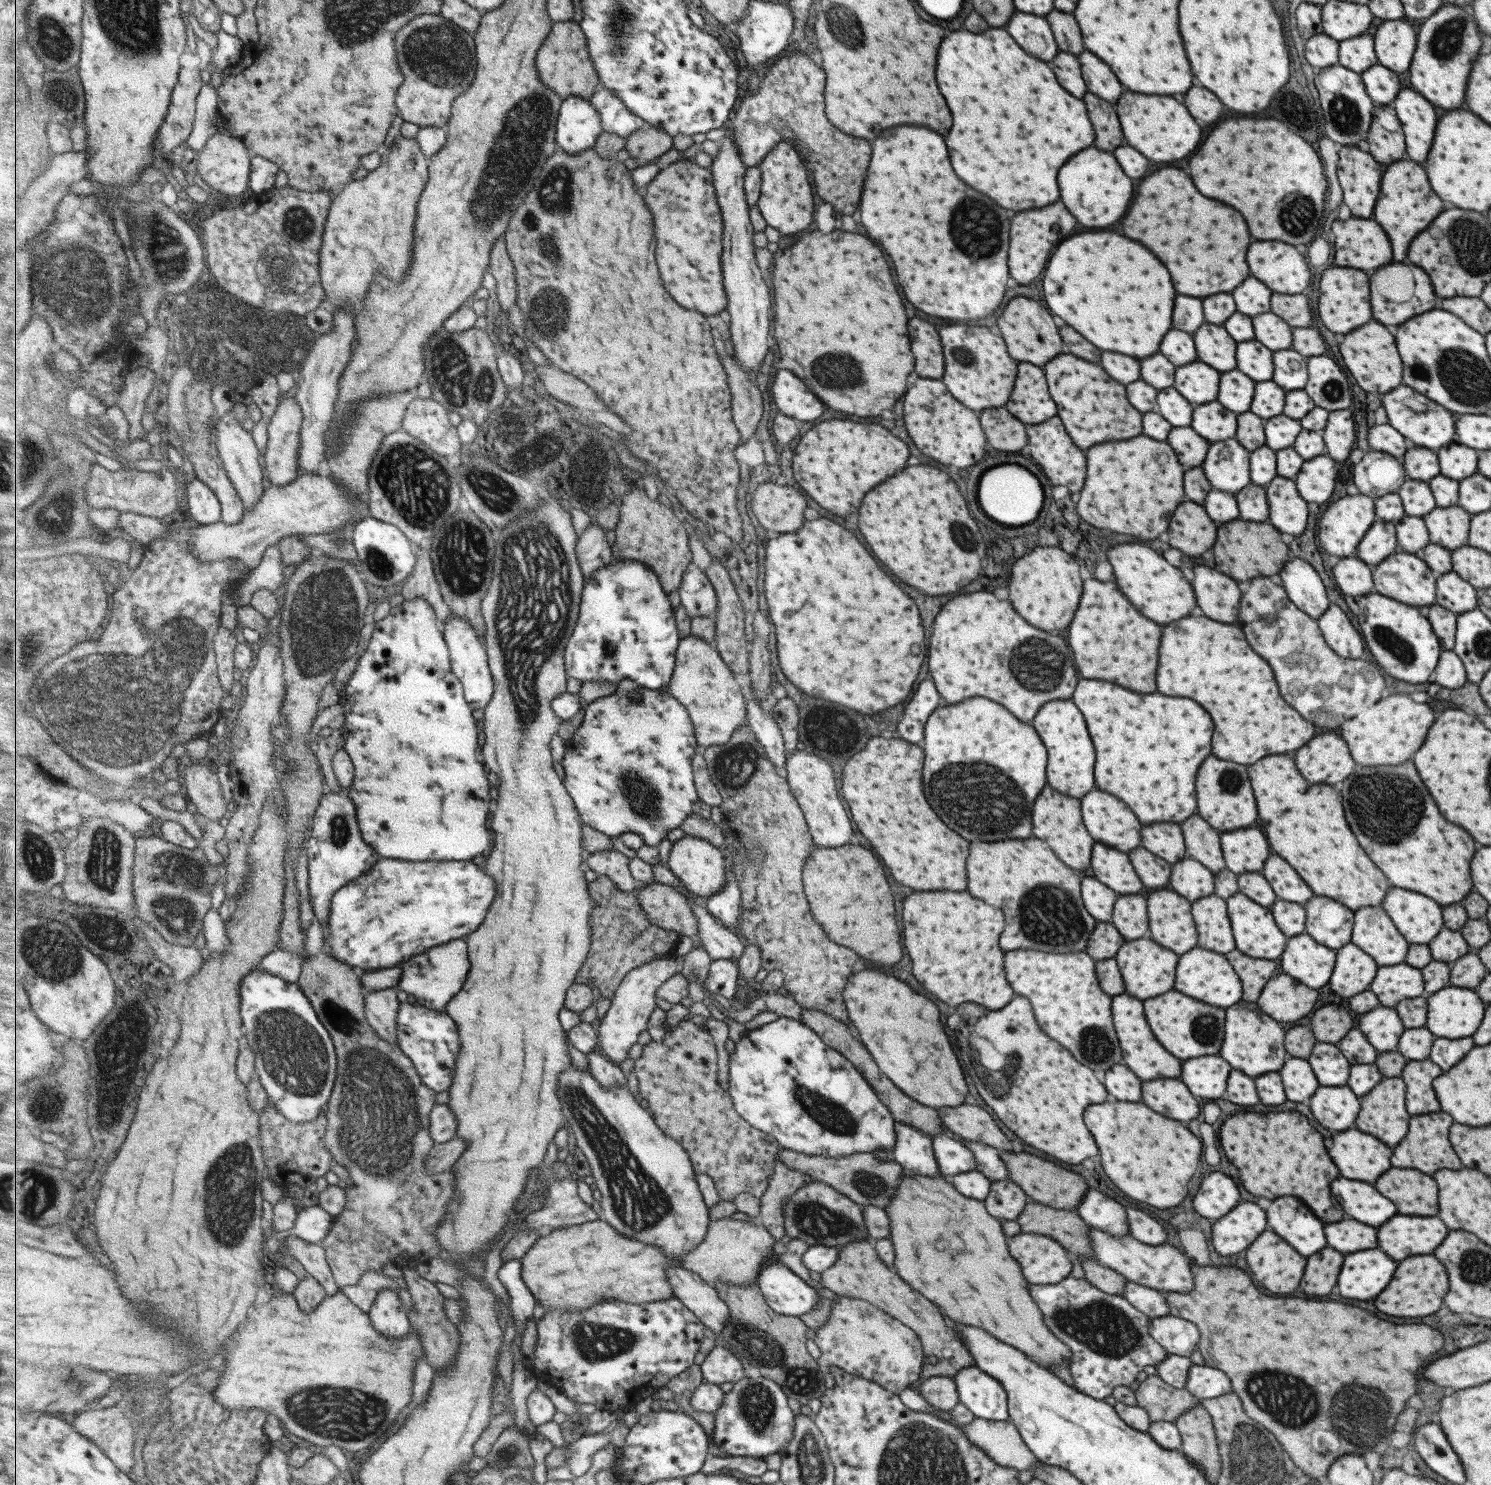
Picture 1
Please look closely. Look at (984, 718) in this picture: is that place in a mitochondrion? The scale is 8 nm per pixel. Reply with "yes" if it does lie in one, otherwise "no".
no

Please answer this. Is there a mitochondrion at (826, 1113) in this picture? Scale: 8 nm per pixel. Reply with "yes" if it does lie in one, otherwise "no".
yes

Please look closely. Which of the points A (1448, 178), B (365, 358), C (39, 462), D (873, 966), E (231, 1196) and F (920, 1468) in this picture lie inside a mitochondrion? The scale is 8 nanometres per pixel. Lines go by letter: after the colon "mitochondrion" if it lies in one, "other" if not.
A: other
B: other
C: mitochondrion
D: other
E: mitochondrion
F: mitochondrion

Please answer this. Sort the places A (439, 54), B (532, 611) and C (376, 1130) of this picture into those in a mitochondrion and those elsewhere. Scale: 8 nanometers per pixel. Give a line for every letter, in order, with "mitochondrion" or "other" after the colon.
A: mitochondrion
B: mitochondrion
C: mitochondrion

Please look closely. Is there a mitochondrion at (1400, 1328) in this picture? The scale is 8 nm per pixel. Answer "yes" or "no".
no

